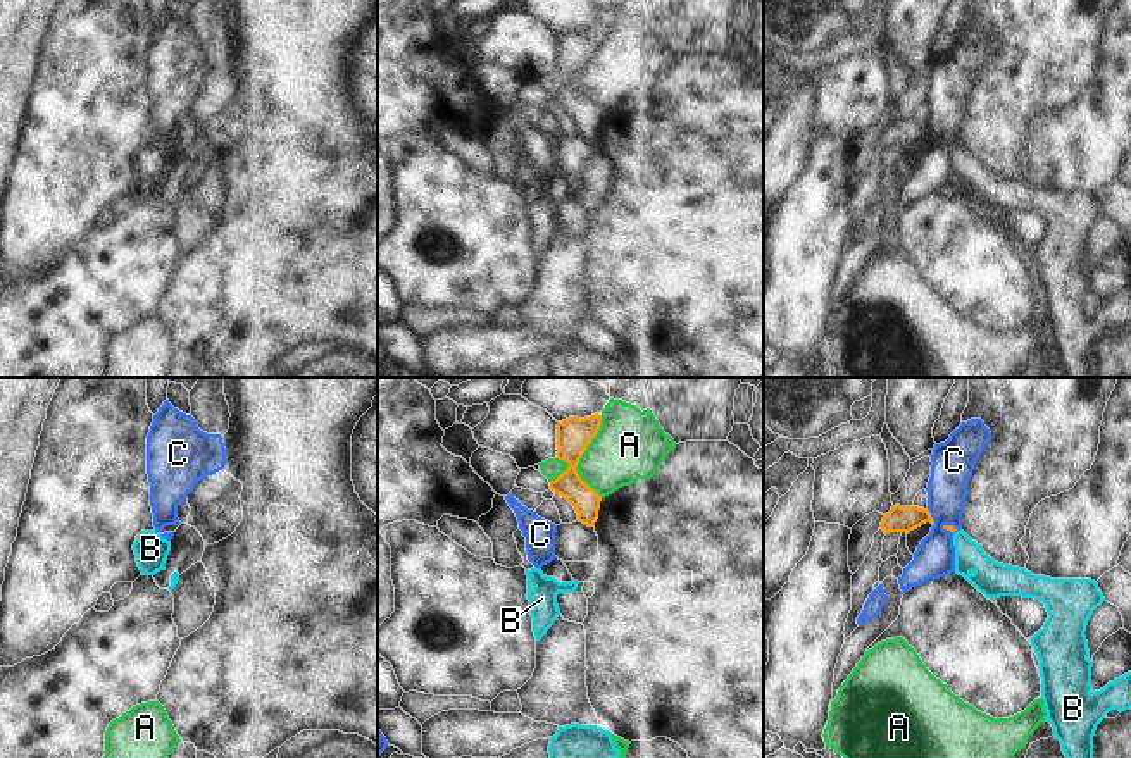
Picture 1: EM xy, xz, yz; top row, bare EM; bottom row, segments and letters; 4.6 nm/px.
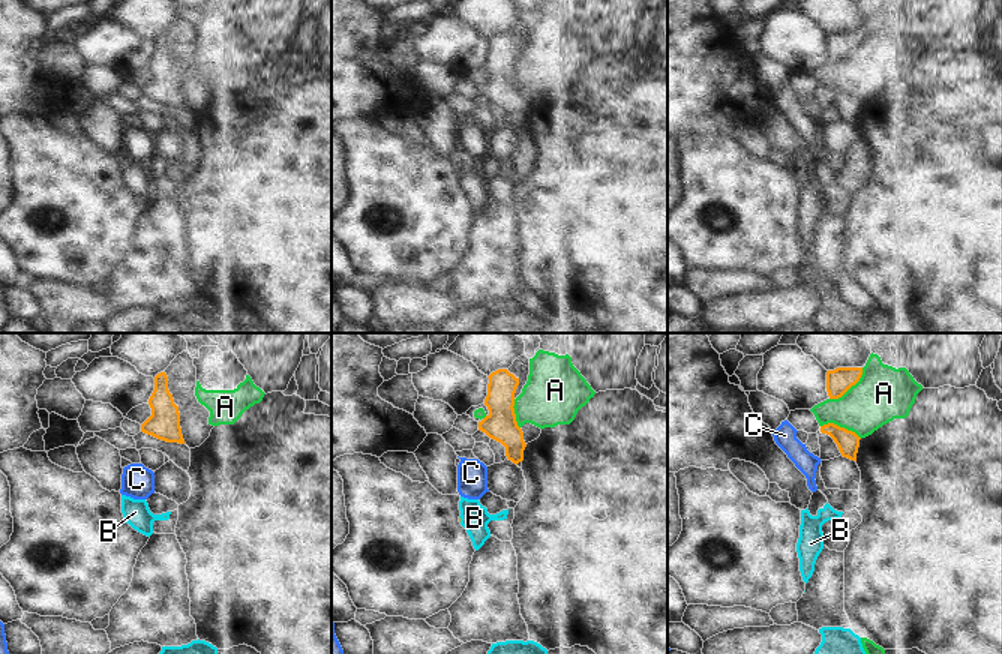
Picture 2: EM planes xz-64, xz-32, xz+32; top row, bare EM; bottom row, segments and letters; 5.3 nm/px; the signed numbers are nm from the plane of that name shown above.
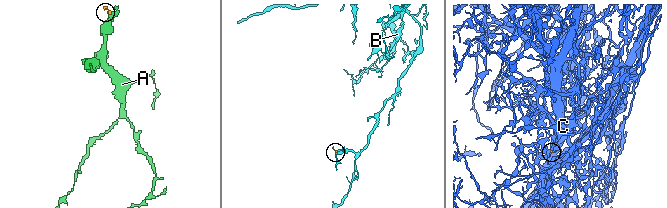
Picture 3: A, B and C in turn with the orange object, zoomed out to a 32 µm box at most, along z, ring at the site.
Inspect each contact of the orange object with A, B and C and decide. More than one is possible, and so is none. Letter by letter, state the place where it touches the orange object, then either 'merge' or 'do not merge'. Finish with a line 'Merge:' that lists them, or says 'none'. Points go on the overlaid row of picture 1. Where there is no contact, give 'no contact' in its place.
A: xz (580, 457) | do not merge
B: xz (531, 586) | merge
C: yz (931, 517) | do not merge
Merge: B

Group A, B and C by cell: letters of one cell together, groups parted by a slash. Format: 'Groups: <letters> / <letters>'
Groups: A / B / C.

